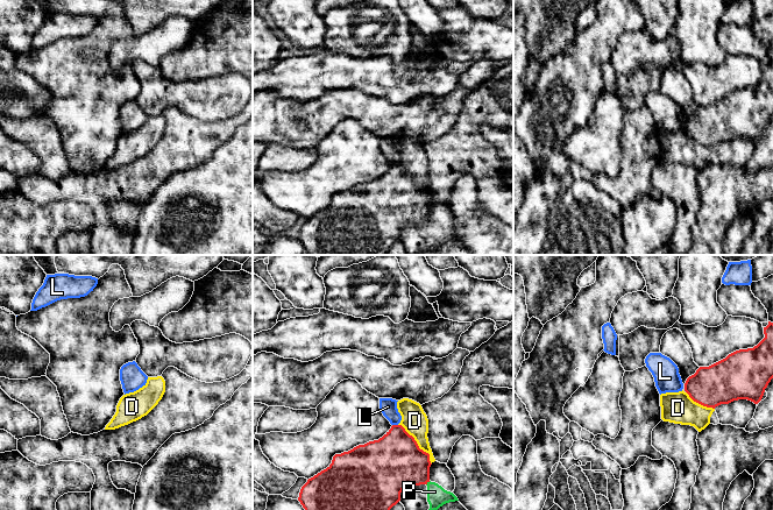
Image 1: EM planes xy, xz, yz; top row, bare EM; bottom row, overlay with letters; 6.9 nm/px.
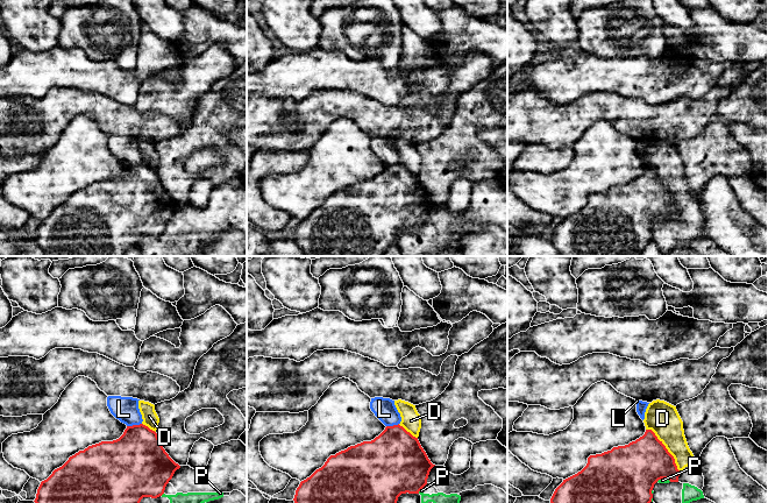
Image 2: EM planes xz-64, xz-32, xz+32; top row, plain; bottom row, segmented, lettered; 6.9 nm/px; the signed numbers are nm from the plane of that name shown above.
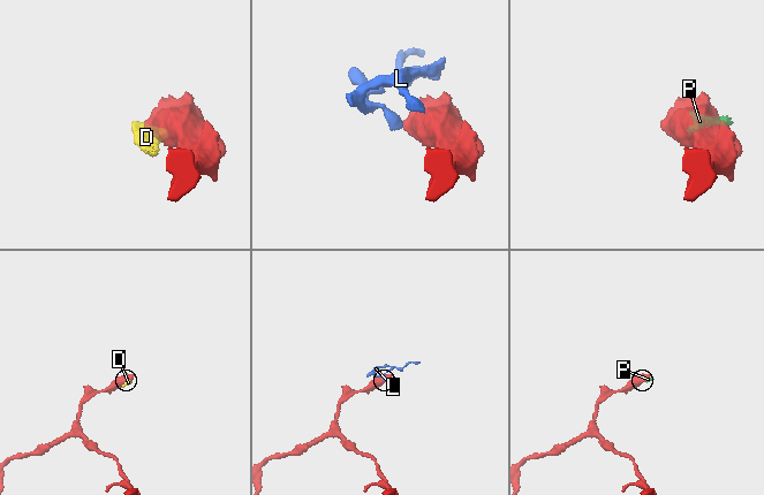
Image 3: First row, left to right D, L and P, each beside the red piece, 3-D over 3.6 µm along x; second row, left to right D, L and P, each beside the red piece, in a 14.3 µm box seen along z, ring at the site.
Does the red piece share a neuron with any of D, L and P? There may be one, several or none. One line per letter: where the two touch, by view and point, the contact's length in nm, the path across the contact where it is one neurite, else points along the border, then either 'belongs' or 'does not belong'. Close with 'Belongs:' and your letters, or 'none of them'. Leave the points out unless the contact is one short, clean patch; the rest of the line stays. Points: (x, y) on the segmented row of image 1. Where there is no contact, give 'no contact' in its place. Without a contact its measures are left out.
D: contact xz (417, 445); length 360 nm; does not belong
L: contact xz (395, 425); length 40 nm; border xz (392, 424), (397, 425); does not belong
P: contact xz (426, 483); length 40 nm; border xz (430, 481), (426, 484); does not belong
Belongs: none of them

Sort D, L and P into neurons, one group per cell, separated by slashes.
D P / L

